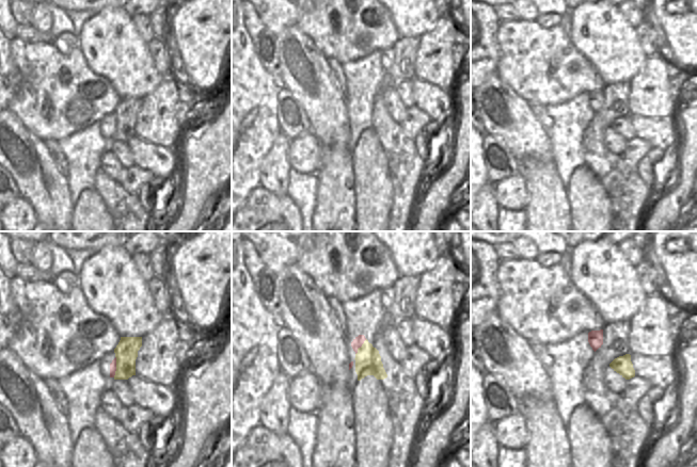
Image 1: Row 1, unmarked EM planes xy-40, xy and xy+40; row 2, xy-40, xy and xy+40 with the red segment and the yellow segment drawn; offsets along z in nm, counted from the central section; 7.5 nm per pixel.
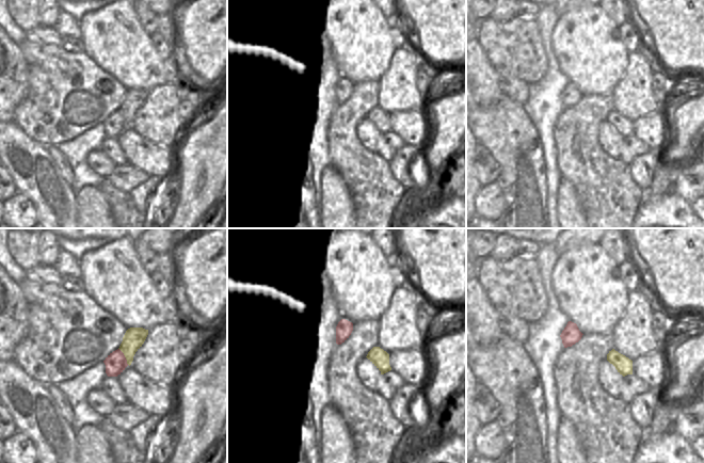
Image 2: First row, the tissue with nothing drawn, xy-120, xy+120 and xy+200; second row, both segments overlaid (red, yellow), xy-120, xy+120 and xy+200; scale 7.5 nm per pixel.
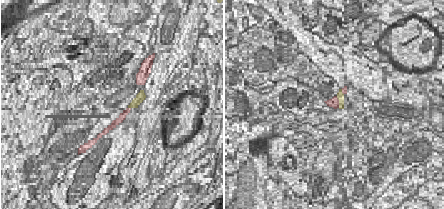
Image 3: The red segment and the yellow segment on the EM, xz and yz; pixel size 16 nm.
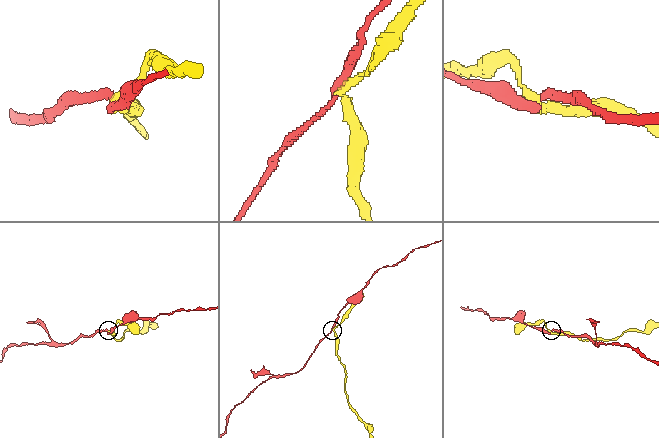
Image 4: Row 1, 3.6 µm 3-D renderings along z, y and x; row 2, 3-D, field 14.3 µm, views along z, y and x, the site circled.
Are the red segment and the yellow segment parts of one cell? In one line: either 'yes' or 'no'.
no

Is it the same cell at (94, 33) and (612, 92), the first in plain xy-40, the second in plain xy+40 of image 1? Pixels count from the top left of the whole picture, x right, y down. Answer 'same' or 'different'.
different

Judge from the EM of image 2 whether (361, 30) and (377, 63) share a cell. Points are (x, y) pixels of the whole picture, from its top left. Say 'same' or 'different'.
same

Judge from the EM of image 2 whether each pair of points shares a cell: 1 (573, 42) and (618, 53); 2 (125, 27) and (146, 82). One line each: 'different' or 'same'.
1: same
2: same

